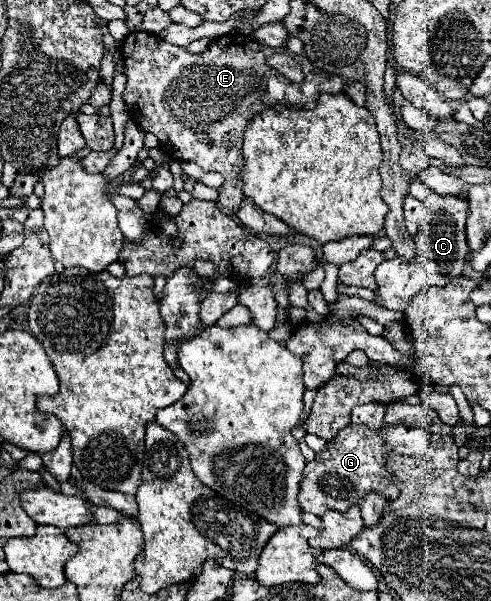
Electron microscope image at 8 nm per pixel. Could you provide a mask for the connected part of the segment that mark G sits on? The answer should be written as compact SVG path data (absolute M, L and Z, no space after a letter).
M345 426L329 444L327 450L317 454L313 462L307 462L303 470L301 490L297 494L303 512L323 516L325 510L345 512L353 504L359 504L365 492L379 492L385 498L397 498L397 480L385 468L387 444L383 444L379 430L371 432L365 426Z

